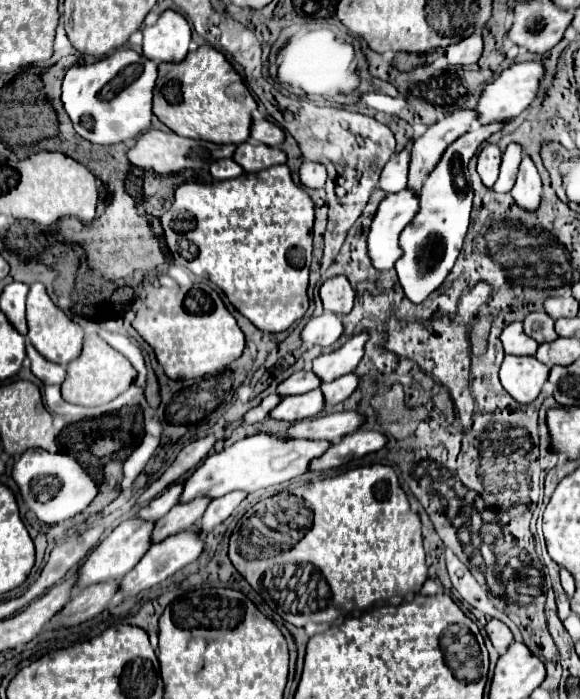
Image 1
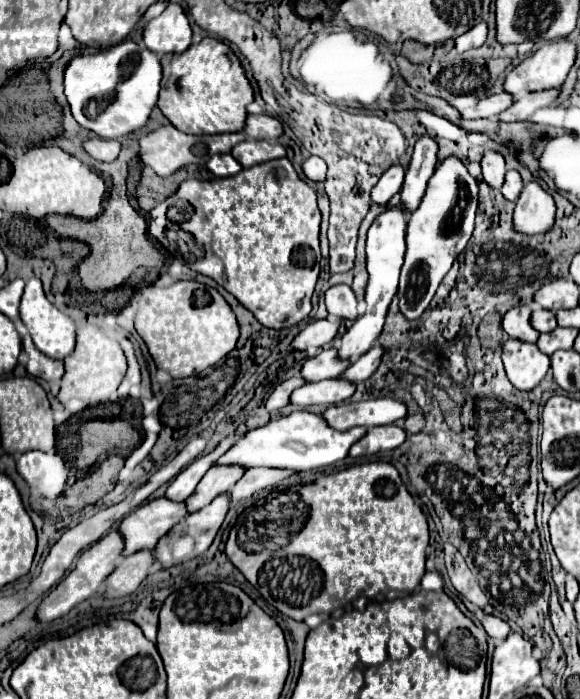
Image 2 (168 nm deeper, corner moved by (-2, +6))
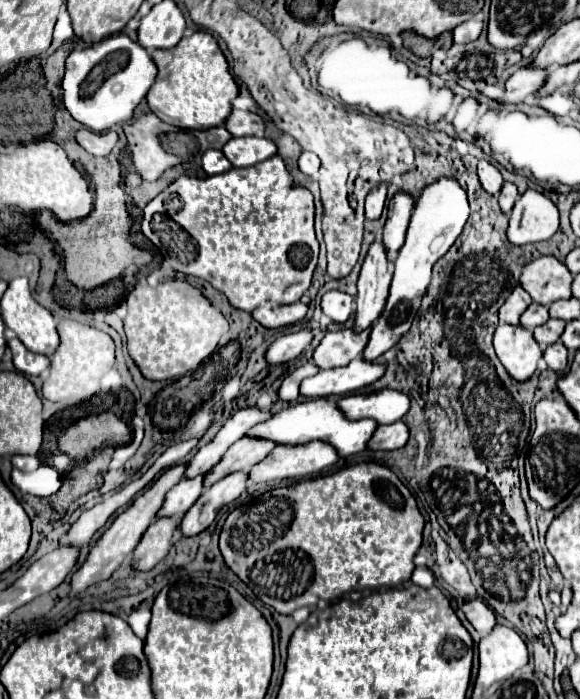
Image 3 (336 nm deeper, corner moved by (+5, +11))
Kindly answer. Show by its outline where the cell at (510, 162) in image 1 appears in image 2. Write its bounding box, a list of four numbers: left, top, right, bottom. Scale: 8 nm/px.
[502,171,524,201]

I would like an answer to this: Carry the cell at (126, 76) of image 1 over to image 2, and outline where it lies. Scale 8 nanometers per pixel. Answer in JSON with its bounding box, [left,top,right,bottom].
[64,41,160,139]

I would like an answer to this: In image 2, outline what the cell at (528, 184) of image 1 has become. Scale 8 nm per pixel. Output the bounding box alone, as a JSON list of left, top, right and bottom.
[514,183,556,235]

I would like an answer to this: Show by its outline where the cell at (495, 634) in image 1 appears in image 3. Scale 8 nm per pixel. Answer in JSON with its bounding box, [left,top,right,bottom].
[463,600,495,636]

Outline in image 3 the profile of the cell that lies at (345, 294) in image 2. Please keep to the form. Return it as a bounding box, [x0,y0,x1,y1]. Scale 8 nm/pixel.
[321,290,353,322]

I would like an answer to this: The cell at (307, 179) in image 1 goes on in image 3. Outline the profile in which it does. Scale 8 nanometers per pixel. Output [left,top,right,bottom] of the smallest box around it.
[299,152,319,176]

